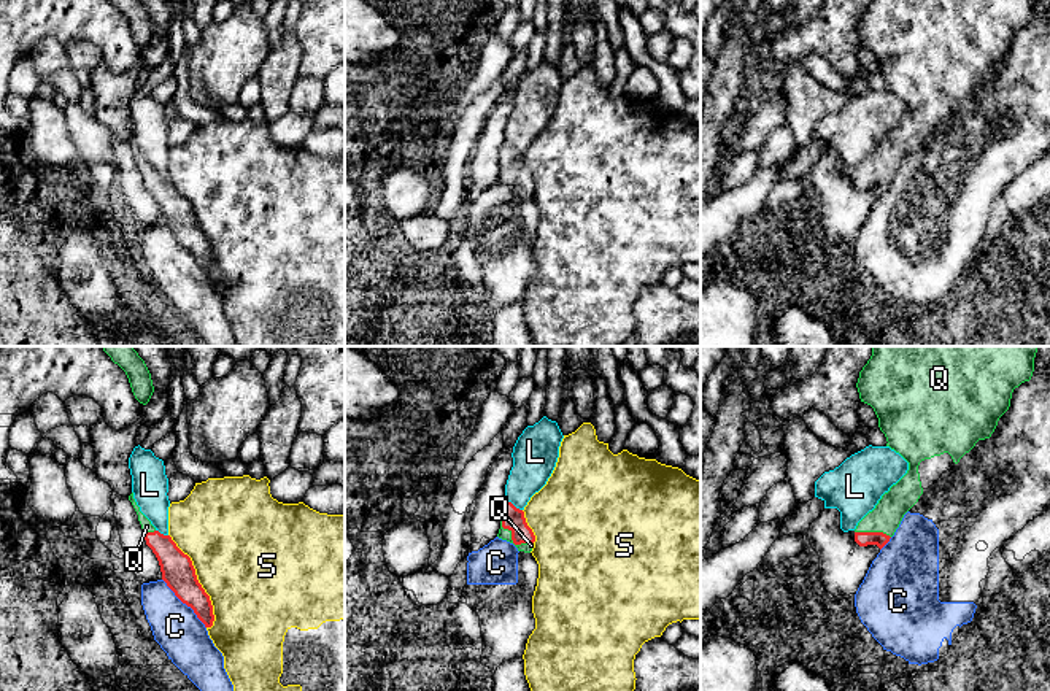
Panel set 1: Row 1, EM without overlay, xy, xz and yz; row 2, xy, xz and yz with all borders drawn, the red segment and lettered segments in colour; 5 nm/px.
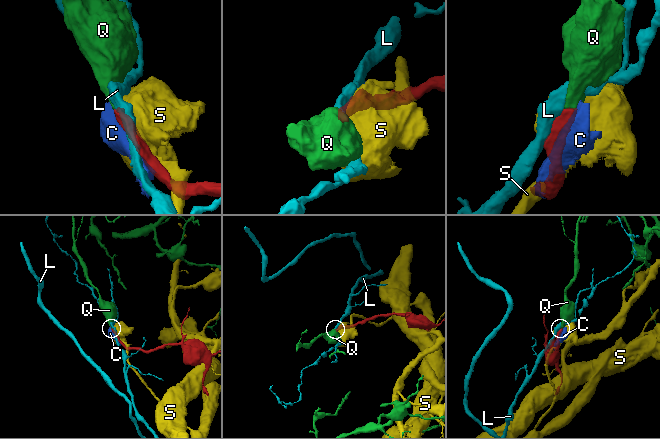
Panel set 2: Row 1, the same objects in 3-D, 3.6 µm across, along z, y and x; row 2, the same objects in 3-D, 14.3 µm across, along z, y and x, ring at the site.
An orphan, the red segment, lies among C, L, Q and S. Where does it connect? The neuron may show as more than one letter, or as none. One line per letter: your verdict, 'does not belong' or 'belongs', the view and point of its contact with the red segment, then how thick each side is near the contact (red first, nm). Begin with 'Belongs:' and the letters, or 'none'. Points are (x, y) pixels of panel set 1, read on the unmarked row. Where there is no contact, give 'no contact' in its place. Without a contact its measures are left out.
Belongs: Q
C: does not belong; contact xy (185, 247); calibres 160 and 240 nm
L: does not belong; contact xz (512, 148); calibres 120 and 220 nm
Q: belongs; contact xz (512, 177); calibres 120 and 60 nm
S: does not belong; contact xy (197, 226); calibres 160 and 480 nm

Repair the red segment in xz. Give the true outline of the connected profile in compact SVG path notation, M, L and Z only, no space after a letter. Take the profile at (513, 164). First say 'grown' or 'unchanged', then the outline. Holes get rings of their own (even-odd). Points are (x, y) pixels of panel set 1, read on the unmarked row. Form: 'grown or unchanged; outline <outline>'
grown; outline M504 145L500 149L500 173L497 181L513 187L518 195L524 197L531 197L535 186L535 180L526 167L524 156L508 145Z

